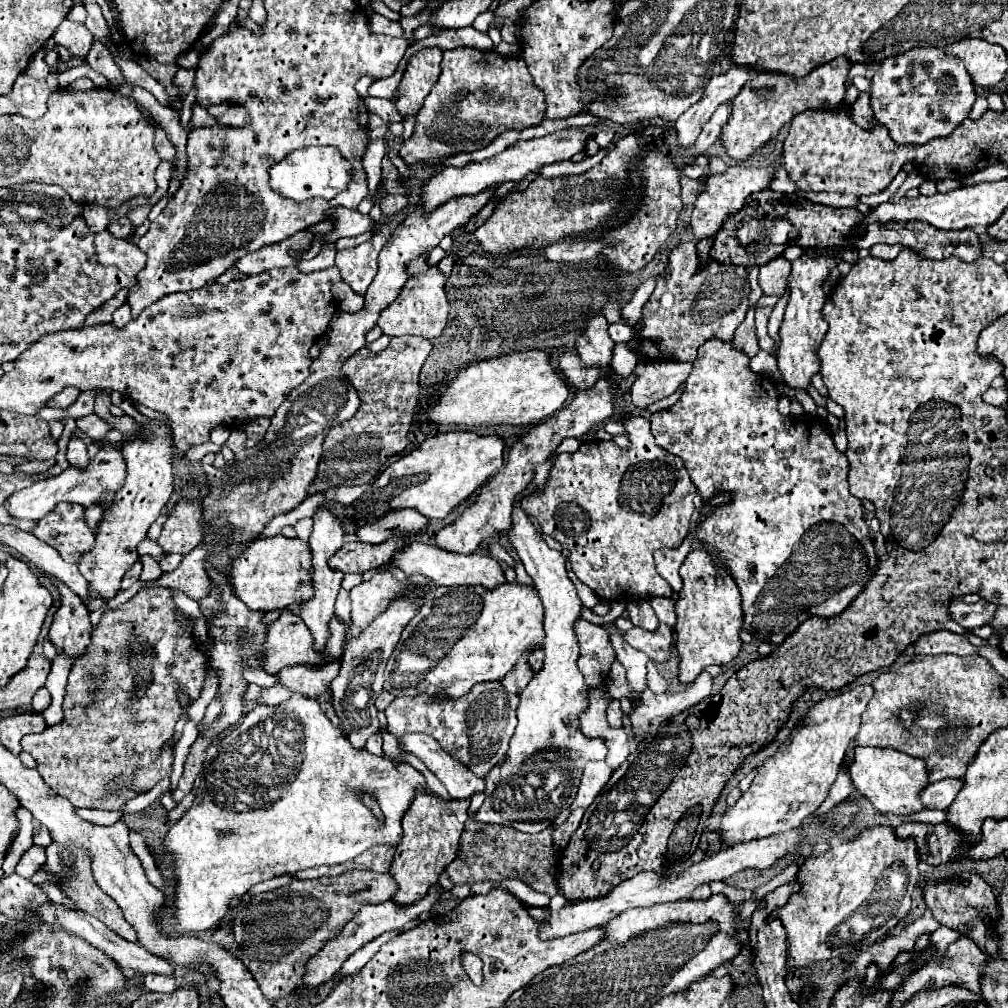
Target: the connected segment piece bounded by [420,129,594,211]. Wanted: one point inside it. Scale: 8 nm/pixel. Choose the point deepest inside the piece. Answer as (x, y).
(516, 162)

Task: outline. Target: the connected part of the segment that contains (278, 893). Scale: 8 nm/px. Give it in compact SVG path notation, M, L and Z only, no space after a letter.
M350 869L338 877L320 877L312 881L300 881L294 879L284 887L260 893L252 897L234 917L234 939L240 947L238 959L244 963L244 967L252 973L252 977L258 981L264 997L274 1003L280 997L288 997L298 985L304 975L304 963L324 947L324 943L360 911L360 907L368 903L384 903L392 899L396 893L396 881L388 873L374 873L374 871L360 871L360 869Z

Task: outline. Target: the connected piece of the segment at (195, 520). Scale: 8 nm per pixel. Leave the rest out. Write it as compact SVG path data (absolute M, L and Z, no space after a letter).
M180 499L172 515L166 519L158 537L160 547L166 553L190 553L202 541L202 509L198 501Z

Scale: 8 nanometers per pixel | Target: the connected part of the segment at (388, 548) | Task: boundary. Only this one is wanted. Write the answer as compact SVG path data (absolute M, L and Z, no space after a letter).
M394 539L392 543L382 543L380 547L360 541L346 541L336 555L330 559L330 567L342 573L364 573L368 569L380 567L388 563L388 559L400 551L404 543L400 539Z

